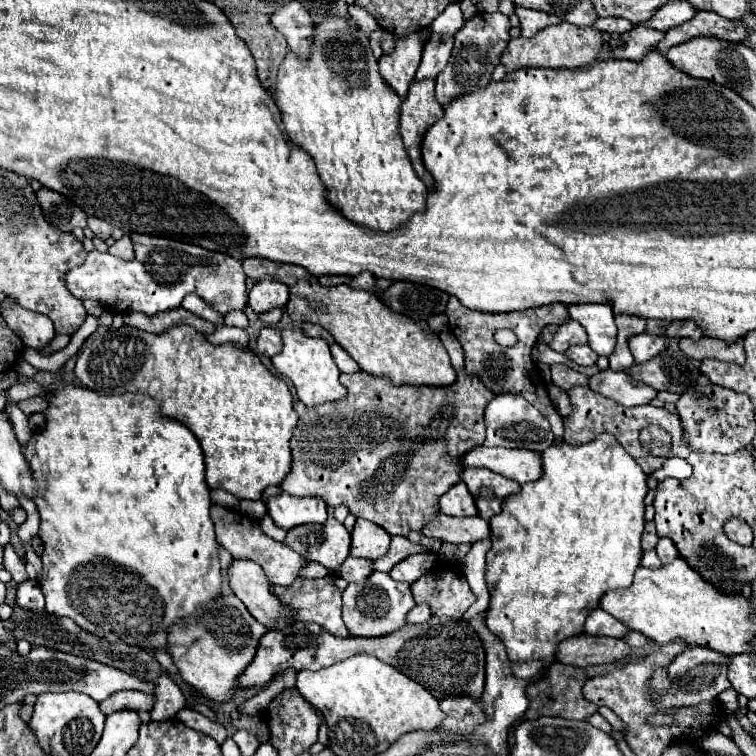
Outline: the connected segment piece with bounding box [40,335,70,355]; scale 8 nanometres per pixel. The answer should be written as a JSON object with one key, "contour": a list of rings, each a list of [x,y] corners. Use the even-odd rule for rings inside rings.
{"contour":[[[56,335],[56,337],[52,339],[52,343],[48,343],[48,347],[46,347],[44,351],[40,351],[40,353],[42,353],[42,355],[50,355],[50,353],[56,353],[56,351],[64,349],[64,347],[68,345],[68,341],[70,341],[70,337],[68,337],[68,335]]]}

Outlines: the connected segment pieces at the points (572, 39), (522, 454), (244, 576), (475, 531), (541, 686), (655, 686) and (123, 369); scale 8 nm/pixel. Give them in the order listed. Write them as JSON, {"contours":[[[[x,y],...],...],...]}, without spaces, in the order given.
{"contours":[[[[564,21],[560,25],[546,27],[532,39],[524,39],[524,37],[510,39],[506,51],[502,53],[502,65],[506,67],[508,73],[522,69],[522,67],[552,67],[552,69],[584,67],[596,59],[600,47],[602,47],[600,31],[596,31],[594,27],[576,27]]],[[[476,447],[464,455],[464,467],[486,467],[498,475],[522,483],[536,481],[542,475],[540,453],[504,449],[504,447]]],[[[234,559],[228,567],[228,583],[250,615],[268,629],[282,629],[292,623],[294,611],[270,593],[270,583],[256,561]]],[[[436,515],[428,525],[424,525],[422,533],[426,537],[434,537],[448,543],[476,543],[480,539],[486,539],[490,535],[488,521],[480,517],[448,517],[448,515]]],[[[554,663],[548,677],[526,687],[526,695],[528,701],[560,701],[560,717],[564,719],[588,719],[596,707],[582,695],[586,679],[584,669]]],[[[688,647],[688,651],[682,651],[672,661],[668,671],[656,671],[656,675],[652,675],[652,695],[656,695],[656,703],[660,703],[660,707],[690,707],[706,699],[716,699],[724,689],[730,689],[726,671],[726,655],[706,647]]],[[[124,325],[120,329],[100,327],[98,331],[104,333],[94,333],[76,361],[74,373],[80,385],[100,395],[152,395],[166,417],[184,423],[200,441],[210,489],[224,489],[238,499],[260,499],[266,487],[282,483],[292,465],[290,437],[298,415],[292,409],[292,393],[286,381],[272,375],[256,353],[248,347],[212,347],[208,339],[204,339],[204,333],[190,325],[172,327],[172,331],[160,335],[148,335],[146,331],[134,331],[134,327]]]]}

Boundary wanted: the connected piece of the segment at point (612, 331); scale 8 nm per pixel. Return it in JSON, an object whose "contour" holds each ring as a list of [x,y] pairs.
{"contour":[[[588,303],[566,307],[570,319],[578,321],[588,333],[588,345],[598,355],[610,355],[616,345],[616,323],[612,307],[606,303]]]}

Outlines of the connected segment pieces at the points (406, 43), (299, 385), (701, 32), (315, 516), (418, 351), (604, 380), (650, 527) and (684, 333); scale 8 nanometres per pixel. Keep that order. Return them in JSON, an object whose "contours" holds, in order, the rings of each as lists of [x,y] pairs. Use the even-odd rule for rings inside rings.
{"contours":[[[[428,31],[398,37],[392,55],[382,55],[378,61],[380,75],[398,93],[400,99],[406,99],[408,87],[410,87],[414,73],[418,69],[418,63],[422,59],[424,33],[428,33]]],[[[292,329],[282,331],[282,337],[284,337],[284,349],[282,349],[282,353],[278,353],[272,359],[272,365],[276,367],[278,373],[282,373],[284,377],[288,377],[294,383],[296,395],[302,403],[306,403],[308,407],[314,407],[314,405],[320,405],[326,401],[338,401],[348,393],[346,387],[340,385],[340,381],[338,381],[340,371],[330,355],[330,347],[324,339],[312,339],[312,337],[302,335],[300,331],[292,331]]],[[[698,11],[688,23],[682,23],[680,27],[672,27],[666,31],[664,39],[656,45],[660,53],[666,53],[670,47],[686,43],[694,37],[716,37],[724,41],[742,41],[748,37],[748,31],[744,25],[734,23],[730,19],[720,17],[718,13],[710,11]]],[[[280,493],[268,499],[268,515],[282,529],[292,529],[304,523],[324,523],[328,513],[320,497],[294,497]],[[272,509],[272,513],[270,513]]],[[[248,257],[242,261],[244,273],[250,279],[276,279],[288,285],[290,299],[286,313],[298,323],[316,323],[332,333],[336,343],[340,343],[350,357],[360,365],[362,371],[370,375],[390,377],[392,383],[408,385],[452,385],[456,381],[456,371],[450,365],[450,357],[436,335],[422,331],[412,319],[394,313],[382,303],[380,297],[368,291],[358,291],[348,285],[322,287],[318,277],[312,277],[304,267],[276,263],[260,257]]],[[[610,369],[592,375],[588,387],[626,407],[646,405],[656,397],[656,391],[646,383],[634,381],[630,375],[622,371],[610,371]]],[[[650,521],[650,523],[646,523],[646,527],[644,527],[644,535],[642,535],[642,549],[644,549],[644,551],[654,549],[654,547],[656,547],[656,543],[658,543],[656,527],[654,527],[654,523]]],[[[688,319],[688,321],[674,321],[668,329],[666,329],[666,337],[692,337],[692,339],[702,339],[706,337],[706,333],[696,325],[696,321]]]]}

